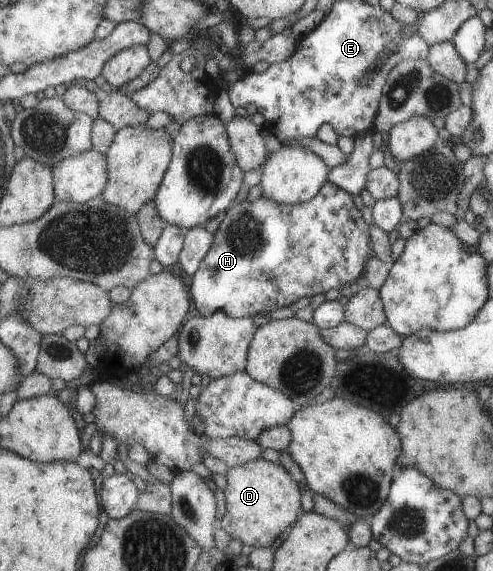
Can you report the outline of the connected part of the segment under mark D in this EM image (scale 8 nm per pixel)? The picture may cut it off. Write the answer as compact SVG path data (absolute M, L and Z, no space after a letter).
M261 457L233 468L225 475L225 512L217 525L231 539L255 548L272 548L272 541L290 529L300 508L300 489L280 464Z

